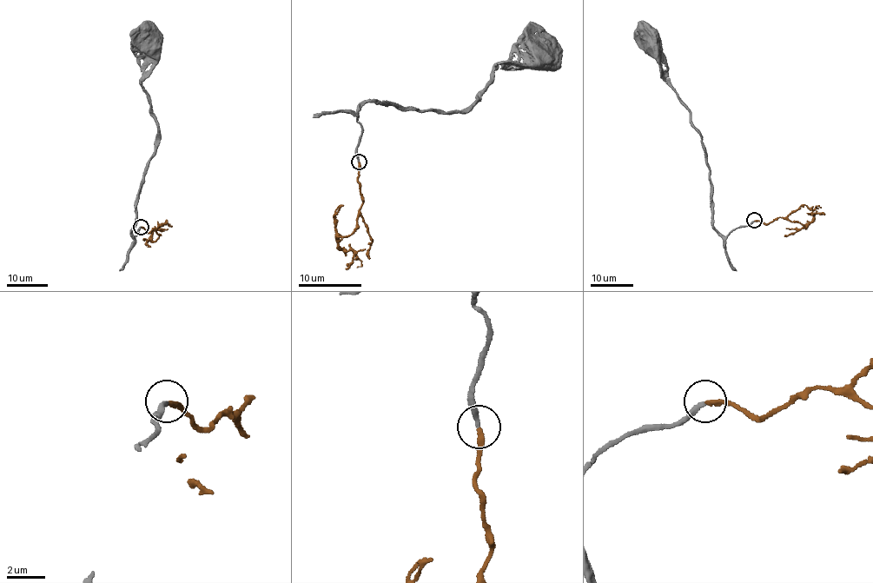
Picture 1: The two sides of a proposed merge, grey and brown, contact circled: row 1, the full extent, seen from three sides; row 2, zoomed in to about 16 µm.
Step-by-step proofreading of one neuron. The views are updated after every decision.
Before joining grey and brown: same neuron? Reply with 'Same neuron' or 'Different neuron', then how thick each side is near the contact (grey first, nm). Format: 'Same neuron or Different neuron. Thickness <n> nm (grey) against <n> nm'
Same neuron. Thickness 240 nm (grey) against 260 nm

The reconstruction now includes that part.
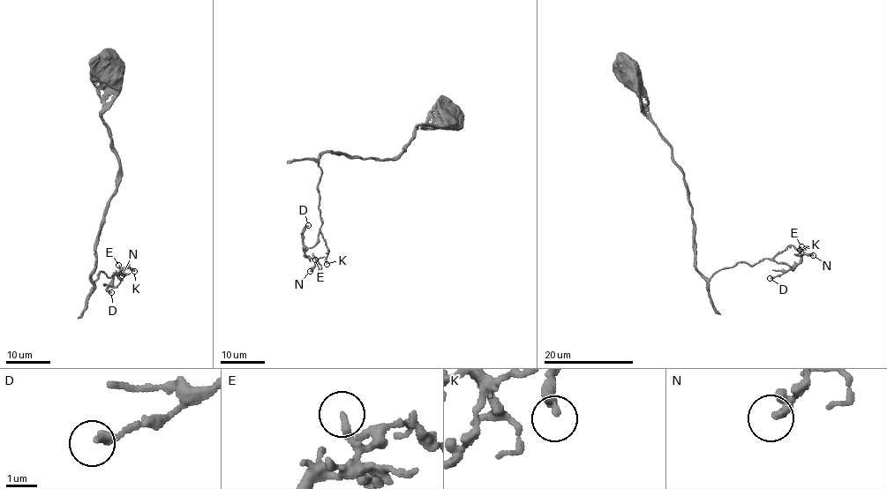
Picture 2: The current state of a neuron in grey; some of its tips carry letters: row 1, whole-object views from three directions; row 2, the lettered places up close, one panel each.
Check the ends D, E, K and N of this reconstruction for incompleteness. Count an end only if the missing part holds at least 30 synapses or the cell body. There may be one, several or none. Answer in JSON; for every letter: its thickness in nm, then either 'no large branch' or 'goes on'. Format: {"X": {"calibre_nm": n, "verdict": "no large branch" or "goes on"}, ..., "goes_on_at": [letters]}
{"D": {"calibre_nm": 260, "verdict": "no large branch"}, "E": {"calibre_nm": 190, "verdict": "no large branch"}, "K": {"calibre_nm": 280, "verdict": "no large branch"}, "N": {"calibre_nm": 320, "verdict": "no large branch"}, "goes_on_at": []}

